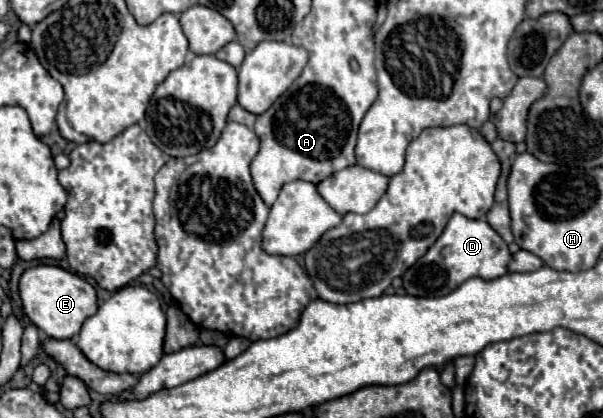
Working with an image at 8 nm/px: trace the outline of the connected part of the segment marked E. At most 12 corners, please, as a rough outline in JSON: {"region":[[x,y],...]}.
{"region":[[59,266],[27,268],[23,312],[55,340],[97,312],[95,288]]}

